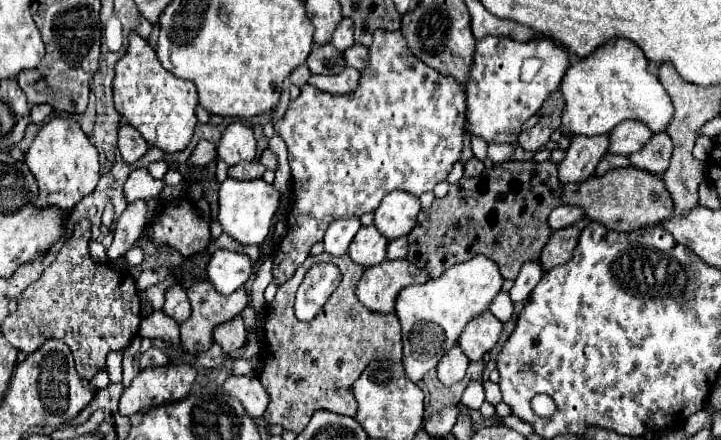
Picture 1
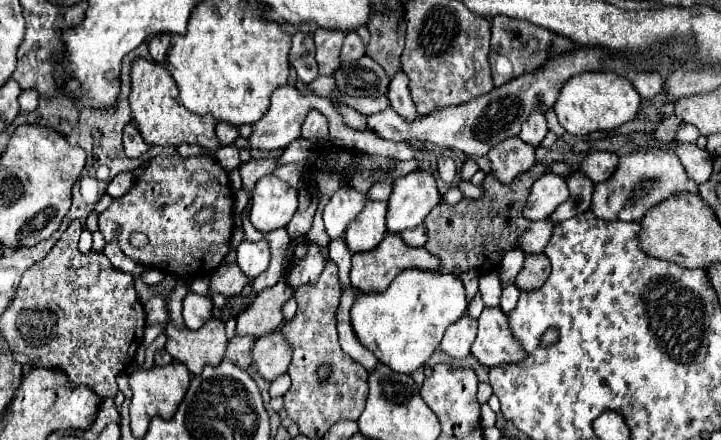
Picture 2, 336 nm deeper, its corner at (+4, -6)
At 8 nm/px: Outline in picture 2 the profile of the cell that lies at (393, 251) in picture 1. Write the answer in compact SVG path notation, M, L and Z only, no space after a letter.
M416 226L416 228L412 228L412 230L400 232L400 238L402 238L408 246L424 246L426 240L428 240L422 226Z

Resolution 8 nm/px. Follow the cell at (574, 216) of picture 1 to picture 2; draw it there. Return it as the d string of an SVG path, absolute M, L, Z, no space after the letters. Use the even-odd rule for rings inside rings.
M632 152L620 158L616 172L602 184L594 186L592 194L592 214L600 220L630 220L636 222L652 204L672 196L674 192L684 190L684 182L688 182L686 172L678 158L670 152ZM628 172L628 176L624 174Z

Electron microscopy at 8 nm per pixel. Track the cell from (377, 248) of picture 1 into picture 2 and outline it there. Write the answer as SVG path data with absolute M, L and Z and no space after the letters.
M370 200L364 212L346 228L346 244L352 252L374 250L386 232L386 202Z

